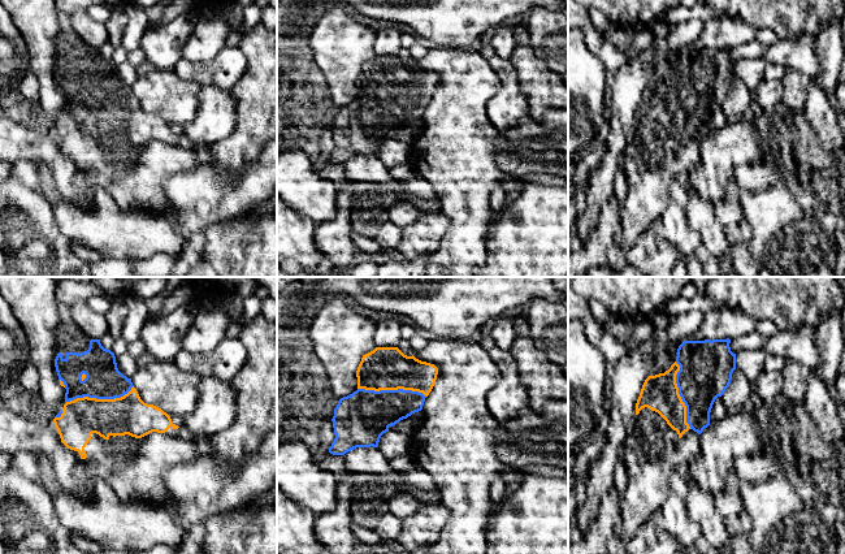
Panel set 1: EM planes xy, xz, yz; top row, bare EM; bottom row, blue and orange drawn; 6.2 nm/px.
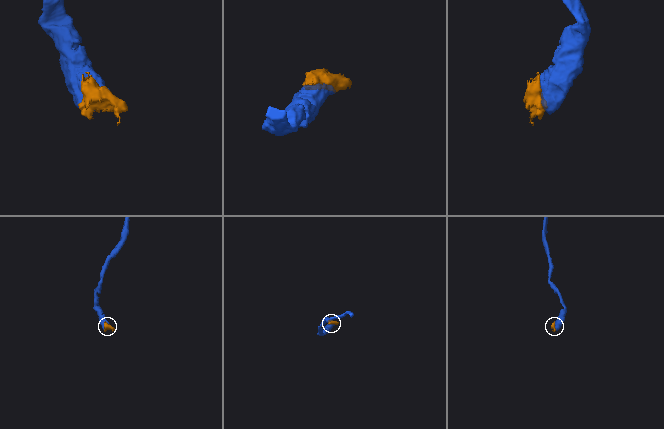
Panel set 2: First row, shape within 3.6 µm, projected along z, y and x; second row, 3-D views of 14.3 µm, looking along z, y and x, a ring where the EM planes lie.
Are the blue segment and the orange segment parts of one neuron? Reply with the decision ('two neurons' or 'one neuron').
one neuron

